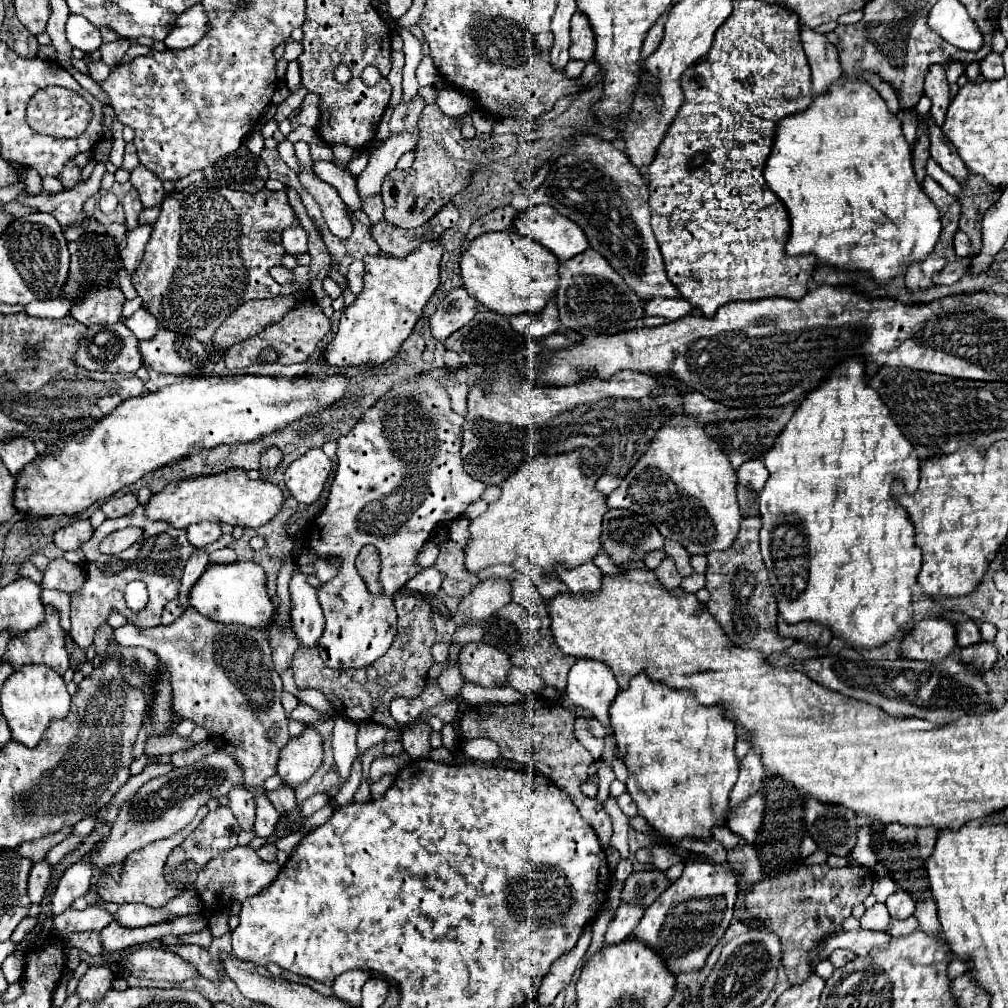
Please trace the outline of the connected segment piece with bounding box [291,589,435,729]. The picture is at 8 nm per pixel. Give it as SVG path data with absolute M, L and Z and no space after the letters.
M407 589L397 591L395 607L399 615L399 629L397 635L389 647L389 651L379 657L373 665L361 667L361 669L331 669L327 665L319 663L323 661L317 655L317 647L299 647L293 657L293 677L299 689L313 687L325 693L325 697L333 703L339 715L359 723L359 721L373 721L381 723L389 729L395 729L397 723L387 719L387 707L389 701L395 697L417 697L421 695L427 679L429 667L435 663L431 655L431 647L435 643L435 627L431 621L431 605L425 601L425 597L415 595Z

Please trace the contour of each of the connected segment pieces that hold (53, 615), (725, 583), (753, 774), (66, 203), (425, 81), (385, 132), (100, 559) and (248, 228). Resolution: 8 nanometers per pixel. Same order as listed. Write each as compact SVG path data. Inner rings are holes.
M45 605L45 621L33 631L13 637L5 649L3 663L9 663L13 669L27 663L45 663L63 675L69 669L69 655L65 649L65 631L59 625L59 611Z
M745 517L741 531L729 551L713 551L707 555L707 583L705 589L711 593L707 601L707 611L719 621L725 635L741 649L757 649L763 657L785 651L793 645L793 639L777 635L777 603L769 587L767 569L759 553L759 517Z
M749 751L745 755L745 759L741 761L741 771L739 771L739 779L733 785L731 793L729 793L729 807L737 809L737 805L741 805L751 793L755 793L759 789L763 781L763 765L761 765L761 755L757 755L757 751Z
M99 163L91 177L85 183L79 183L77 187L59 193L59 195L29 195L29 193L19 193L15 197L17 203L29 207L29 209L37 209L43 213L51 213L63 227L73 225L75 221L85 221L85 213L83 213L83 203L91 197L99 193L99 185L101 185L101 177L105 173L105 165Z
M423 57L421 63L419 63L419 67L417 67L417 81L421 85L433 85L435 75L437 75L437 69L435 69L431 57Z
M387 107L387 111L385 111L385 115L383 115L377 128L377 139L383 140L389 137L389 120L391 119L391 113L393 113L393 109Z
M137 505L137 509L131 515L117 517L113 521L109 521L109 519L103 521L103 525L93 531L93 537L87 543L83 543L81 549L85 553L87 579L85 579L85 587L81 587L81 591L77 591L77 595L71 595L71 631L69 631L69 635L81 649L89 649L93 645L95 631L103 623L107 623L107 617L113 611L119 611L121 615L127 617L129 623L133 623L137 627L159 625L165 603L177 599L183 567L195 551L195 547L187 541L185 529L175 529L171 523L165 523L165 521L151 521L145 515L143 505ZM129 525L141 527L143 535L127 551L123 551L119 555L99 553L99 543L103 541L103 537L107 537L109 533L113 533L117 529L125 529ZM135 579L143 579L143 583L147 585L147 591L149 591L147 607L137 613L131 611L125 603L125 585Z
M203 179L163 201L161 215L153 225L153 233L139 267L131 273L131 281L143 299L143 307L157 319L159 327L189 335L205 343L209 349L215 349L217 345L213 343L213 335L217 327L237 307L241 307L241 303L277 297L281 293L281 285L269 275L269 269L281 265L285 249L281 243L269 241L269 233L297 225L299 219L289 205L287 187L281 191L261 189L257 193L247 193L233 191L229 187L215 187Z

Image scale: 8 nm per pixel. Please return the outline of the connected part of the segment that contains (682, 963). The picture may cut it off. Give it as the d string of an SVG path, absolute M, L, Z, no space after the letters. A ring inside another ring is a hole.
M689 861L683 875L671 883L671 887L659 895L653 905L649 905L649 909L645 909L645 915L641 917L631 937L655 949L675 977L681 973L699 971L731 925L737 885L739 877L731 865Z

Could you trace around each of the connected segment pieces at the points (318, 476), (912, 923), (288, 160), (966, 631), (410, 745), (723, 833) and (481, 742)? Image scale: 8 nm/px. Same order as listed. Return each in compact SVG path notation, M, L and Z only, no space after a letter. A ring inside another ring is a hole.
M311 449L287 467L285 485L299 503L311 505L319 499L329 473L329 457L323 453L323 449Z
M911 915L909 919L903 919L903 921L893 919L891 925L889 925L889 929L887 929L887 933L889 933L891 937L907 937L907 935L911 935L913 931L917 931L917 927L919 927L919 923L917 923L915 915Z
M287 138L278 143L277 150L279 151L279 155L285 163L295 171L295 173L299 173L300 165L295 157L294 144L290 142Z
M967 619L967 621L957 623L957 641L959 641L959 647L967 647L967 645L975 645L975 643L983 643L981 631L979 631L979 627L975 625L975 621Z
M405 727L401 741L405 751L409 753L411 759L425 759L431 753L431 745L429 745L429 735L431 735L431 727Z
M721 827L721 829L715 829L713 831L713 835L715 835L715 841L719 841L725 849L733 849L733 847L737 847L737 845L745 845L745 839L743 837L739 837L737 833L733 833L729 827Z
M471 739L463 743L463 753L477 761L495 761L499 757L497 743L491 739Z

